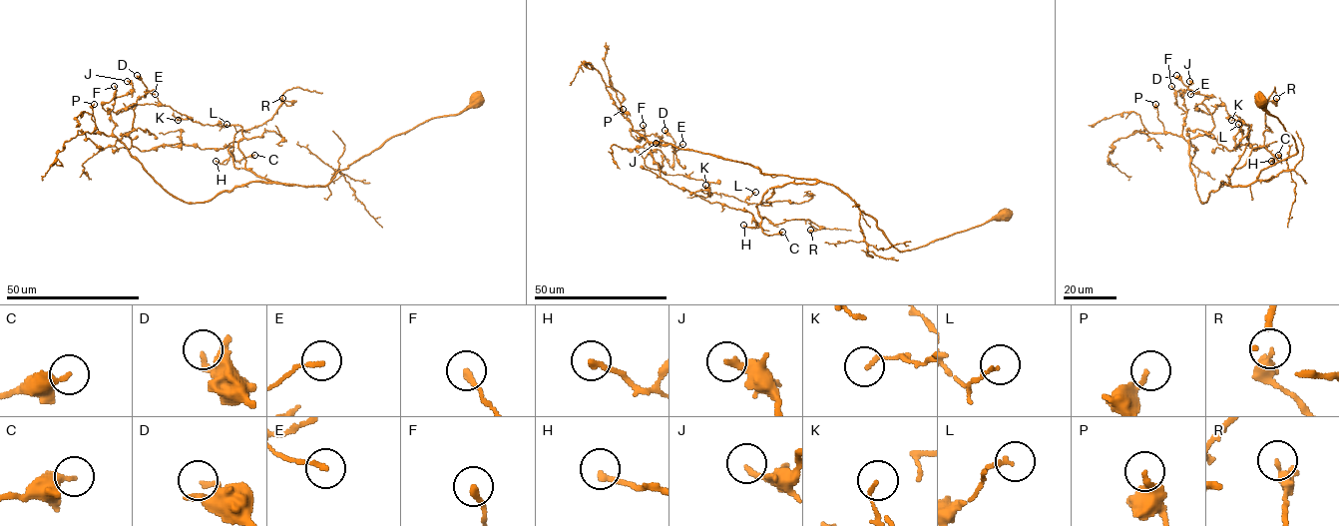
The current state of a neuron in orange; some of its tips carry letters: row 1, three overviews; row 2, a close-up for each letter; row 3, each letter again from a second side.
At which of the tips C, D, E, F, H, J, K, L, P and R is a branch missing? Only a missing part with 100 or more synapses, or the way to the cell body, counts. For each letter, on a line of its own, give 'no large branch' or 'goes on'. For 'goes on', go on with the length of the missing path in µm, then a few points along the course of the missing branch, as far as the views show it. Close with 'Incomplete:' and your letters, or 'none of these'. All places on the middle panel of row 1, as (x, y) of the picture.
C: no large branch
D: no large branch
E: no large branch
F: no large branch
H: no large branch
J: no large branch
K: no large branch
L: no large branch
P: no large branch
R: no large branch
Incomplete: none of these

